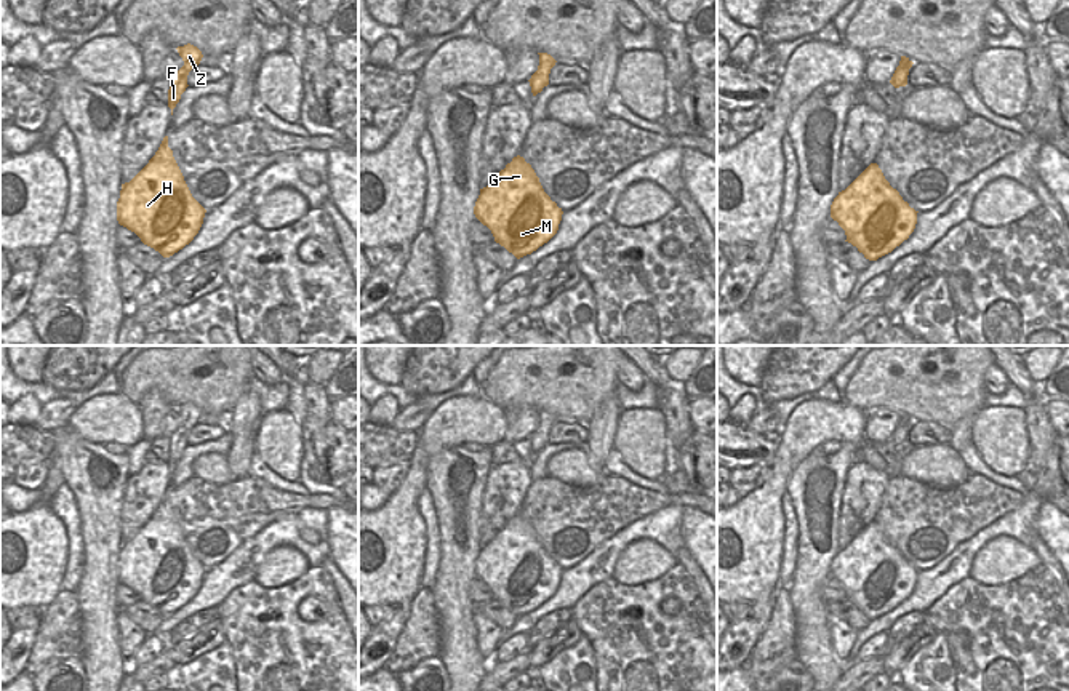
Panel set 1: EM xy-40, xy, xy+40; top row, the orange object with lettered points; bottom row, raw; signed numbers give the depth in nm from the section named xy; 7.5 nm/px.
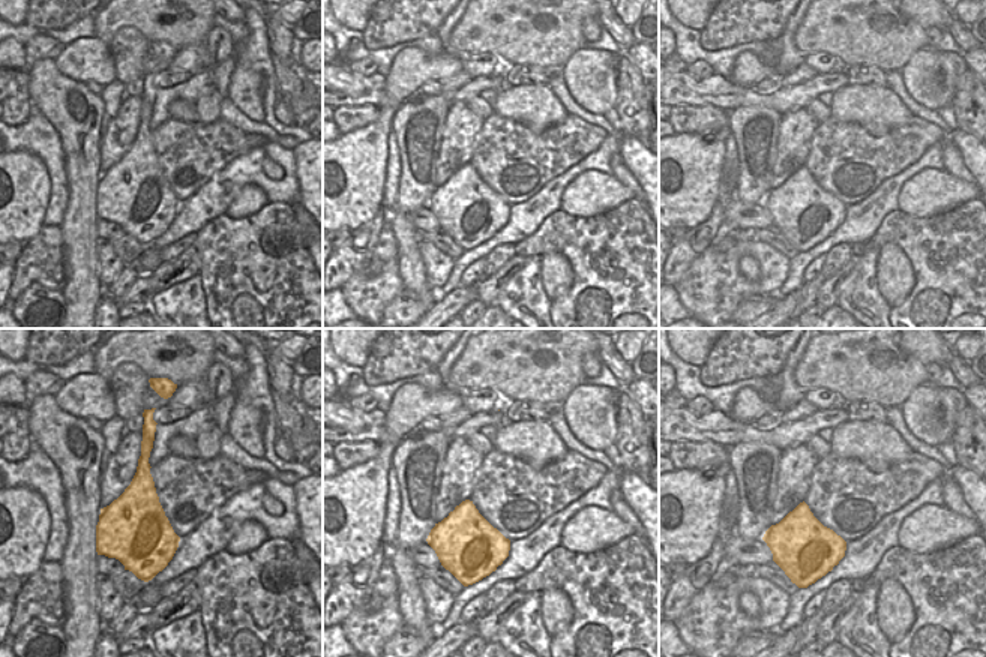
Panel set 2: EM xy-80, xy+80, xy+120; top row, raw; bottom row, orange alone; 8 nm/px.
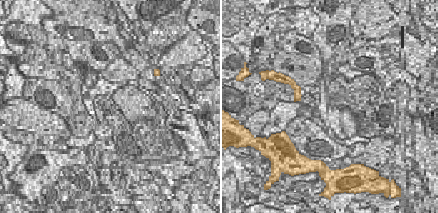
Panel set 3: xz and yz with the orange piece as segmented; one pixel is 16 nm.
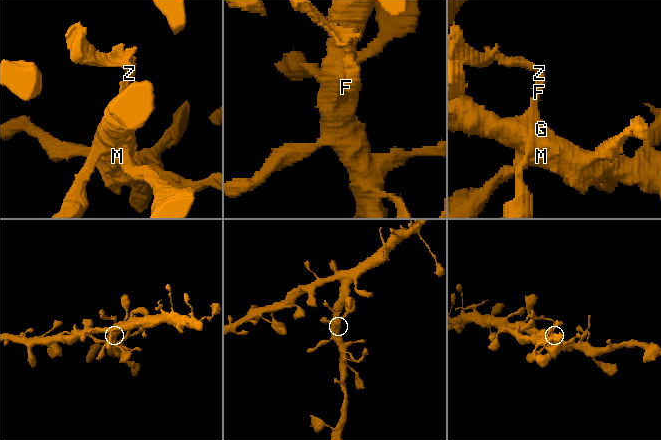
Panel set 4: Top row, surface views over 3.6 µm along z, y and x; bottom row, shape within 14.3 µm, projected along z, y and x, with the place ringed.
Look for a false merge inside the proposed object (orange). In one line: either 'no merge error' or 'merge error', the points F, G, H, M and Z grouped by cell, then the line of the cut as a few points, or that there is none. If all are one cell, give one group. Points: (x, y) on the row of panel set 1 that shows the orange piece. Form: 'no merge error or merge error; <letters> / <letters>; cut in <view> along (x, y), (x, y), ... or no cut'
merge error; F G H M / Z; cut in xy along (540, 63), (549, 71)

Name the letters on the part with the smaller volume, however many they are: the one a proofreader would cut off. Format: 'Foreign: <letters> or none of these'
Foreign: Z

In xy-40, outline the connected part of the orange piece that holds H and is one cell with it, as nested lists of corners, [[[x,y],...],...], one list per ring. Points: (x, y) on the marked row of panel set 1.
[[[163,138],[149,163],[122,184],[117,221],[163,258],[170,258],[198,234],[206,210],[192,197]]]

